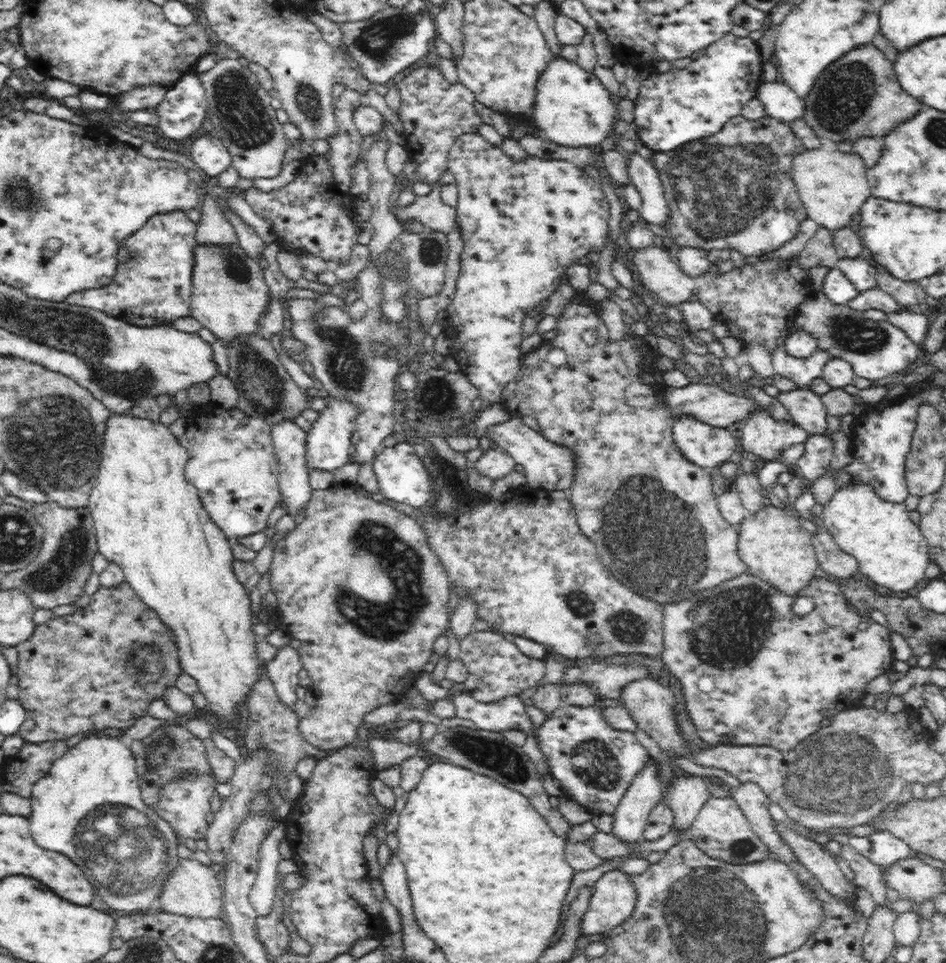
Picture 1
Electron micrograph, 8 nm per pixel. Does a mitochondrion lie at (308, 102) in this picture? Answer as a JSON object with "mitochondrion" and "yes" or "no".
{"mitochondrion":"yes"}

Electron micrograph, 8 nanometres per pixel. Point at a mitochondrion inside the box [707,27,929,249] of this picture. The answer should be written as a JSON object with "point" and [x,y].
{"point":[856,86]}

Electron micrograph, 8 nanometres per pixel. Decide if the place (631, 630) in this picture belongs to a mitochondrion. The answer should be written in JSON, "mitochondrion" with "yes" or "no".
{"mitochondrion":"yes"}

